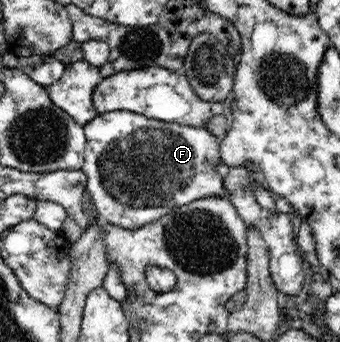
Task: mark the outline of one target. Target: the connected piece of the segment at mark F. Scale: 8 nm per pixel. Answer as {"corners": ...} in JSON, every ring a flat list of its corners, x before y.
{"corners":[[112,111,92,118,83,128,86,145,81,170,88,178,86,193,96,214,107,223,130,230,154,222,190,202,231,196,224,185,228,165,222,160,221,144,205,127,168,123,130,111]]}

